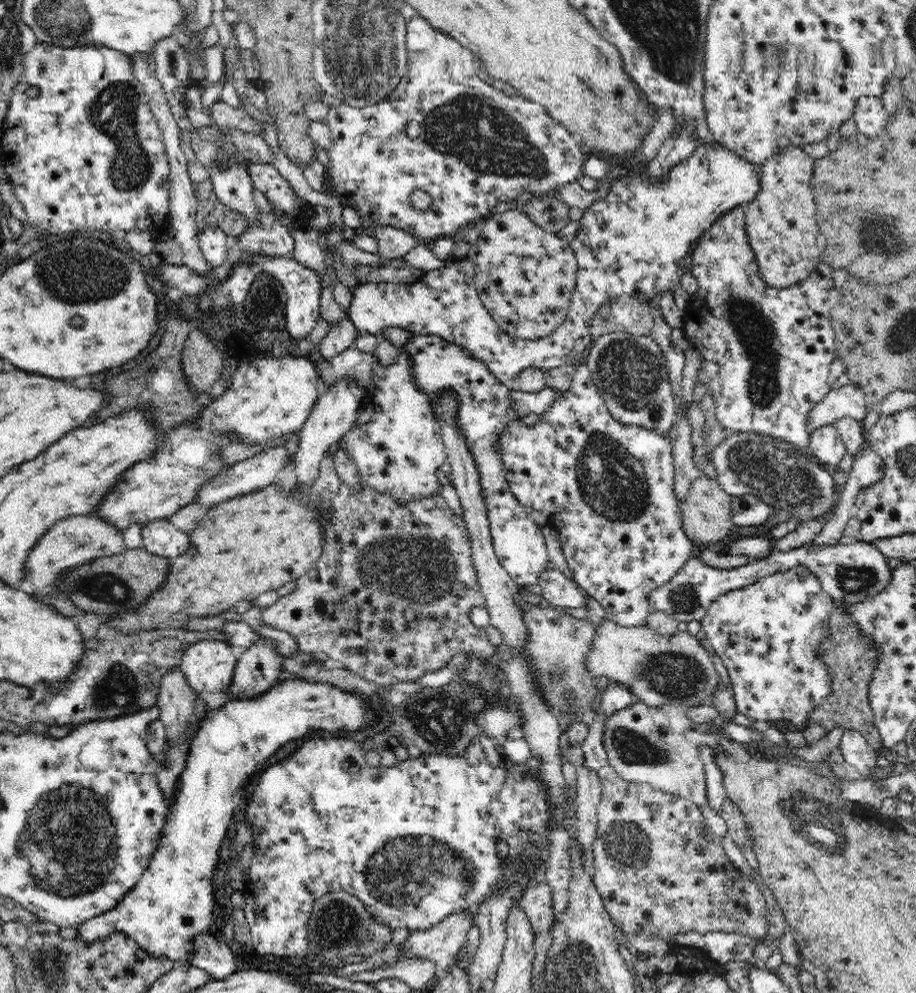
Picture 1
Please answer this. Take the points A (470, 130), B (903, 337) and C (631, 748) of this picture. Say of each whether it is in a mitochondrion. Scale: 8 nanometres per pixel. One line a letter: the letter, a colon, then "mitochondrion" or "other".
A: mitochondrion
B: mitochondrion
C: mitochondrion

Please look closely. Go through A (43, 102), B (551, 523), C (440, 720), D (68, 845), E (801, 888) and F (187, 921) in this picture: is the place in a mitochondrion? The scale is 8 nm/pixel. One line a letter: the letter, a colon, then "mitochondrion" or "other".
A: other
B: other
C: mitochondrion
D: mitochondrion
E: other
F: other

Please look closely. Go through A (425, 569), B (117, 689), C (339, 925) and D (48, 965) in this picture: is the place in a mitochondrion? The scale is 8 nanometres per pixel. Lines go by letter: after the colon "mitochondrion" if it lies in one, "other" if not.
A: mitochondrion
B: mitochondrion
C: mitochondrion
D: mitochondrion

